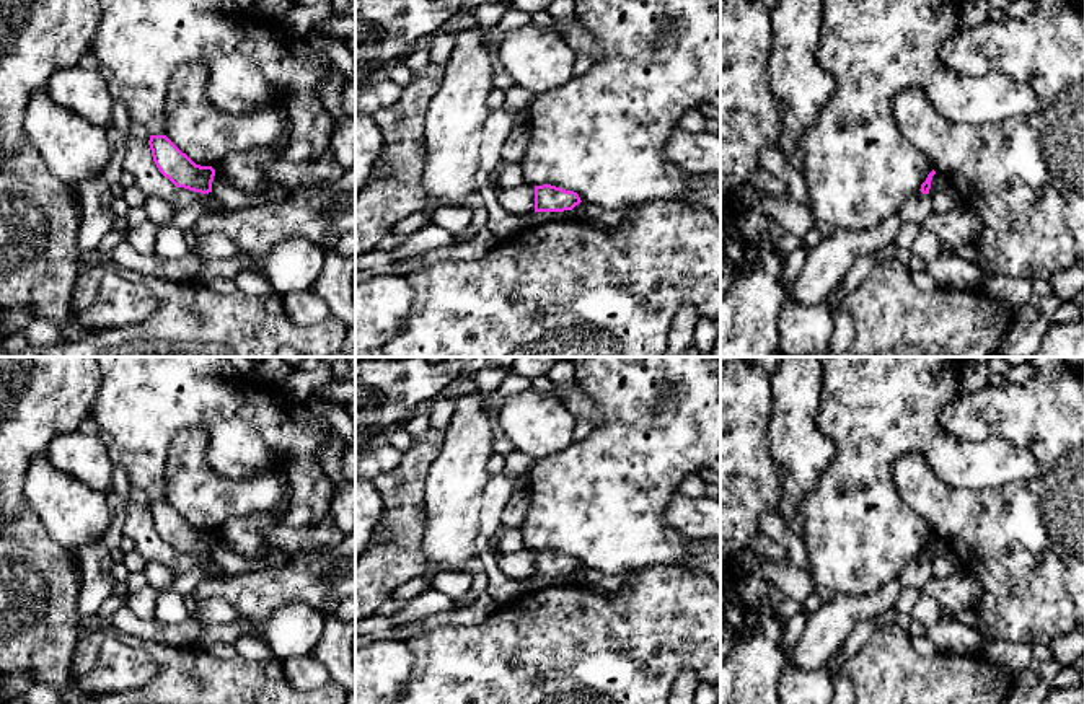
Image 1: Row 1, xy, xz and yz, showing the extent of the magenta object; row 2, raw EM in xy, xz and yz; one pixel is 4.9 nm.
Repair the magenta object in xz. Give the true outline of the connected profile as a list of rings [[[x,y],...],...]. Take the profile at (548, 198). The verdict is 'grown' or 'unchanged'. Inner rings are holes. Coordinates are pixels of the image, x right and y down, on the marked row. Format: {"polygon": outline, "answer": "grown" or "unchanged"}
{"polygon": [[[551,184],[535,186],[535,212],[572,210],[582,200],[577,192]]], "answer": "unchanged"}

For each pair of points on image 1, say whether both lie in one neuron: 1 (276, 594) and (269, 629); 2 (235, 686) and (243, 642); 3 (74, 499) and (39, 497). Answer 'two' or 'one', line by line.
1: two
2: two
3: one

